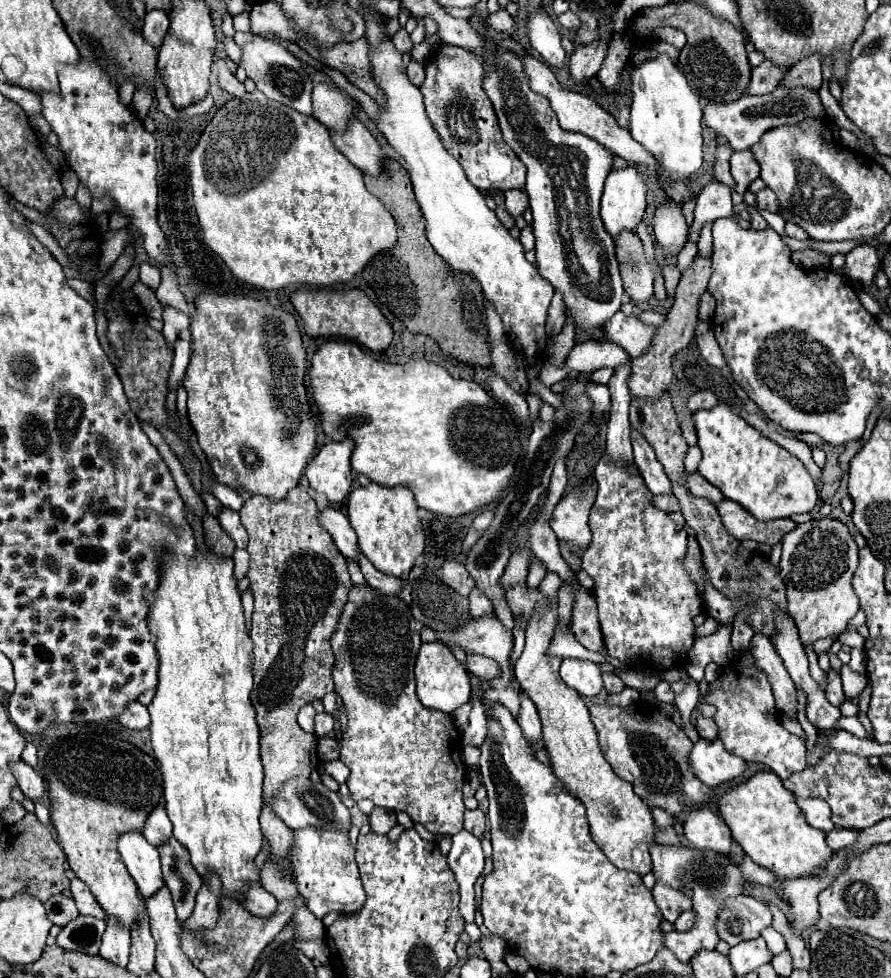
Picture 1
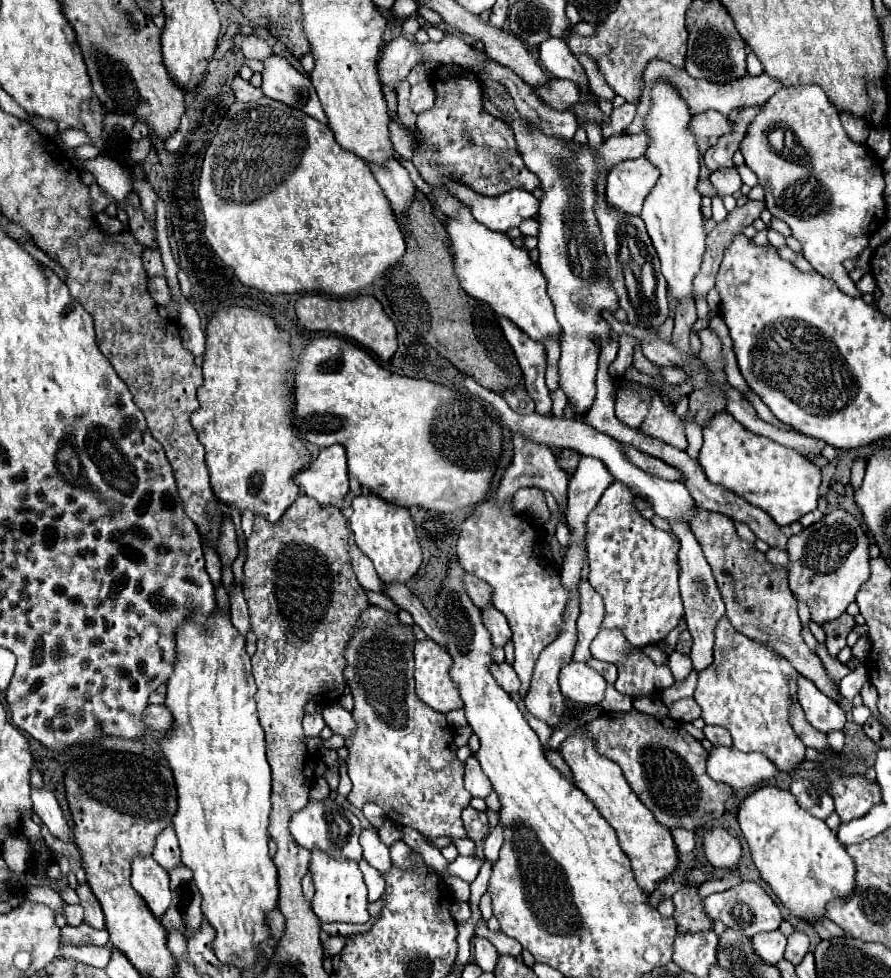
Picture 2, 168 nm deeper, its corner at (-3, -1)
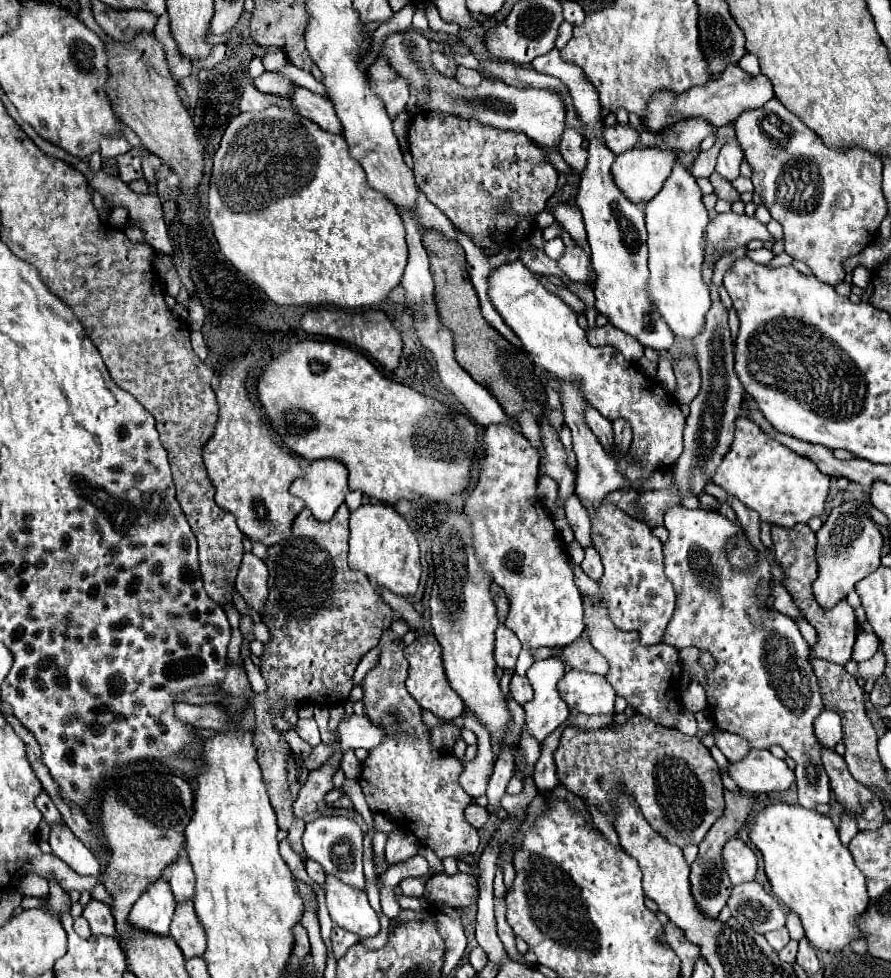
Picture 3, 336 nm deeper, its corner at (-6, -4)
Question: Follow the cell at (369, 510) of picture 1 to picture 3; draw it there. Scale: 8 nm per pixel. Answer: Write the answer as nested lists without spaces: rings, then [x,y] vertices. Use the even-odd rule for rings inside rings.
[[[368,503],[360,509],[352,511],[350,515],[350,551],[348,551],[350,569],[364,573],[370,581],[374,579],[376,585],[408,597],[416,593],[422,565],[420,565],[420,547],[416,535],[396,513],[394,507],[384,503]]]

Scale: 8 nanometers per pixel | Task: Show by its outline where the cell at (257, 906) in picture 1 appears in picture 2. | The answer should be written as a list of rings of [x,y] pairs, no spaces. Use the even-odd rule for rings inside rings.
[[[279,908],[267,912],[267,922],[269,922],[269,930],[271,930],[271,936],[275,940],[279,940],[283,936],[283,928],[285,928],[285,918],[283,914],[279,912]]]

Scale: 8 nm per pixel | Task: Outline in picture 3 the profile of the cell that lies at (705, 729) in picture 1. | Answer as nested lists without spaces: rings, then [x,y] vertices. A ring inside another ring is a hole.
[[[712,731],[714,737],[716,737],[716,747],[726,755],[728,761],[738,761],[738,759],[744,759],[752,747],[750,743],[746,743],[746,739],[738,737],[738,735],[732,735],[732,733],[724,733],[724,731]]]

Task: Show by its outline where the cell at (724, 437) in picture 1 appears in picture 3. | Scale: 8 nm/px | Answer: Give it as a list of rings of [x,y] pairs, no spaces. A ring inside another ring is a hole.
[[[750,417],[736,419],[732,449],[722,459],[712,481],[728,495],[740,499],[748,509],[754,509],[762,521],[778,527],[794,527],[796,523],[808,523],[812,517],[820,517],[830,489],[830,477],[814,461],[772,439]]]

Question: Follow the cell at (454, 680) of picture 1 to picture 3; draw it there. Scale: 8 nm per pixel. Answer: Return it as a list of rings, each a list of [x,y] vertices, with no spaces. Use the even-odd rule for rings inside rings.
[[[422,633],[414,639],[414,643],[410,643],[404,649],[404,657],[408,661],[408,679],[406,679],[406,689],[408,693],[416,699],[416,703],[434,713],[436,717],[444,719],[444,721],[452,721],[456,717],[462,715],[464,711],[464,703],[458,697],[458,693],[450,687],[446,673],[444,673],[444,665],[442,665],[442,657],[440,657],[440,647],[438,641],[434,639],[432,633]]]

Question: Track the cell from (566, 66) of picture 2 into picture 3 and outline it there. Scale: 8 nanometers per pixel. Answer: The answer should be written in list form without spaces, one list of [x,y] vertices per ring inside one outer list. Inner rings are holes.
[[[552,49],[546,55],[540,55],[530,65],[534,71],[554,75],[564,85],[568,85],[574,107],[580,117],[580,123],[586,131],[588,165],[582,173],[576,205],[582,211],[586,233],[588,233],[588,245],[592,249],[592,267],[596,271],[596,287],[594,287],[596,309],[600,315],[604,315],[608,319],[610,325],[632,335],[644,347],[650,347],[654,351],[670,351],[672,343],[674,343],[674,335],[666,327],[666,323],[662,321],[658,311],[654,307],[650,307],[650,299],[644,291],[646,281],[648,281],[648,265],[646,265],[648,249],[646,249],[644,211],[640,209],[640,205],[630,203],[618,191],[618,187],[612,183],[610,167],[612,167],[616,155],[602,141],[604,123],[600,119],[598,93],[576,65],[566,63],[560,57],[558,49]]]

